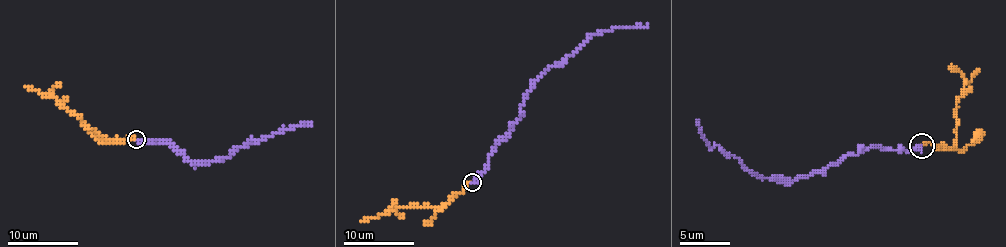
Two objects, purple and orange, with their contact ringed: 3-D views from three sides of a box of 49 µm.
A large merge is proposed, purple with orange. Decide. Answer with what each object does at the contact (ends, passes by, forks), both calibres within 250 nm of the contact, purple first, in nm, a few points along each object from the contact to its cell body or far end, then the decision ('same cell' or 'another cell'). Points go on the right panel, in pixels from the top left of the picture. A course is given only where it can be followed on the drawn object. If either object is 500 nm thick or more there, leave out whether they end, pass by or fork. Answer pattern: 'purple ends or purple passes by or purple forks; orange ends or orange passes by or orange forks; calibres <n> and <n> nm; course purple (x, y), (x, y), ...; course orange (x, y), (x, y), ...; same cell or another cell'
purple ends; orange ends; calibres 360 and 170 nm; course purple (921, 145), (865, 147), (795, 180), (769, 180), (716, 145), (711, 147), (696, 122); course orange (921, 145), (951, 147), (956, 142), (954, 132), (956, 99), (979, 71); same cell

